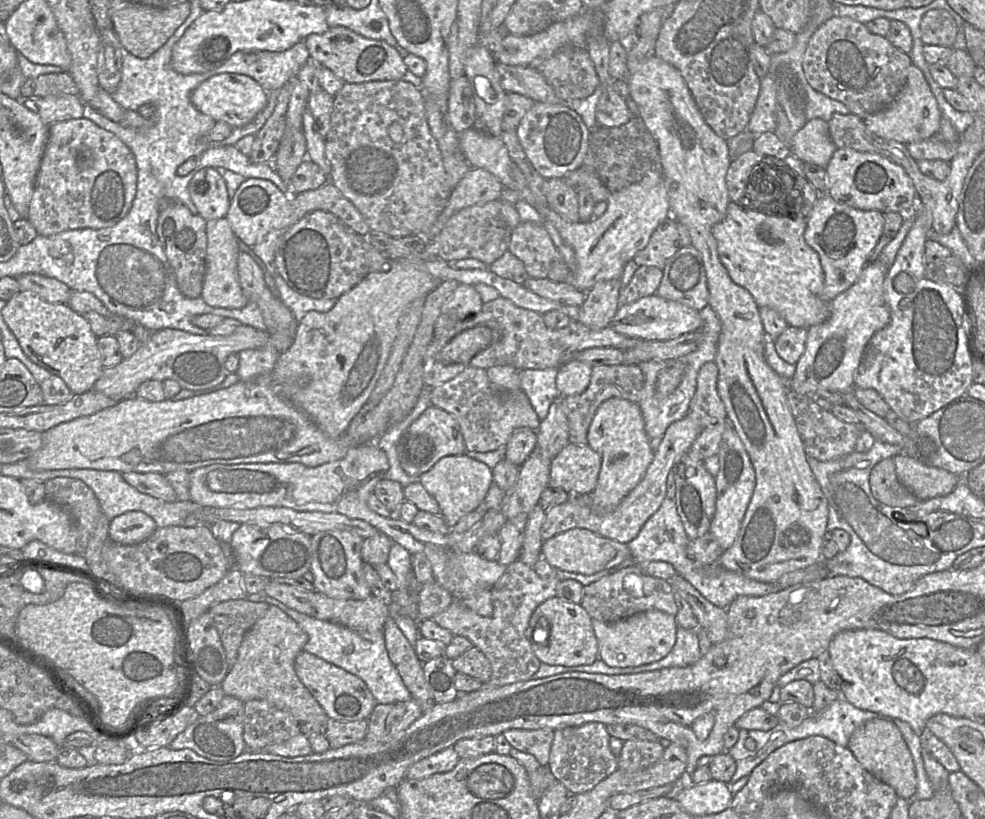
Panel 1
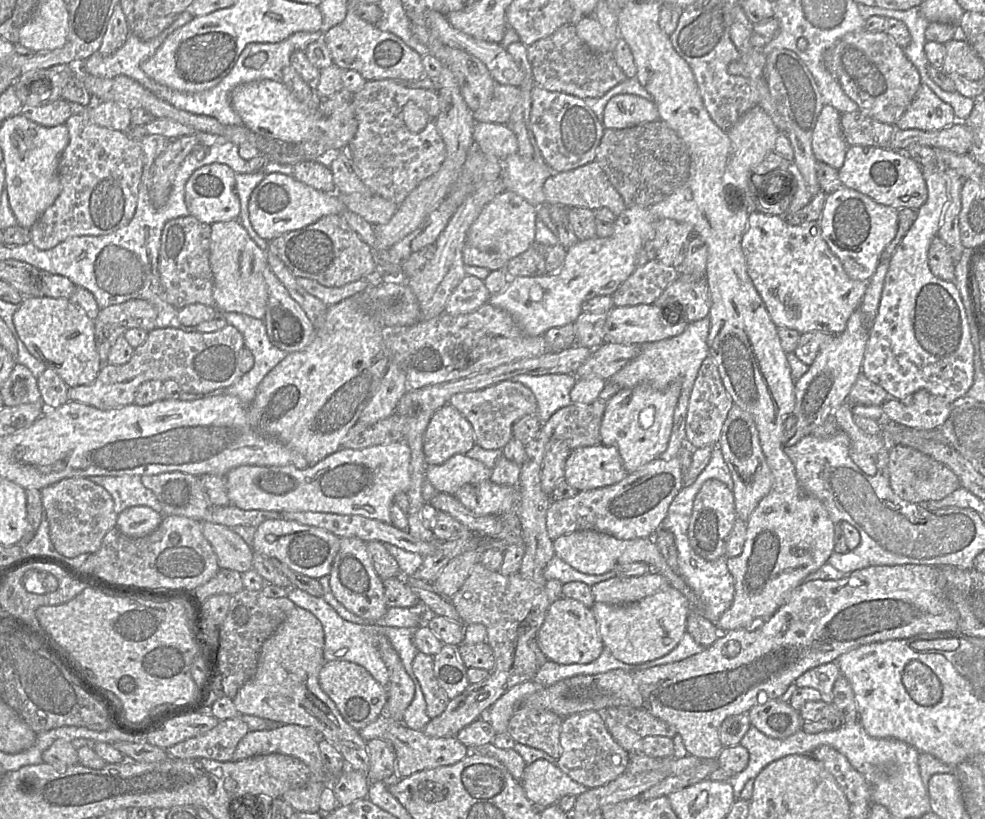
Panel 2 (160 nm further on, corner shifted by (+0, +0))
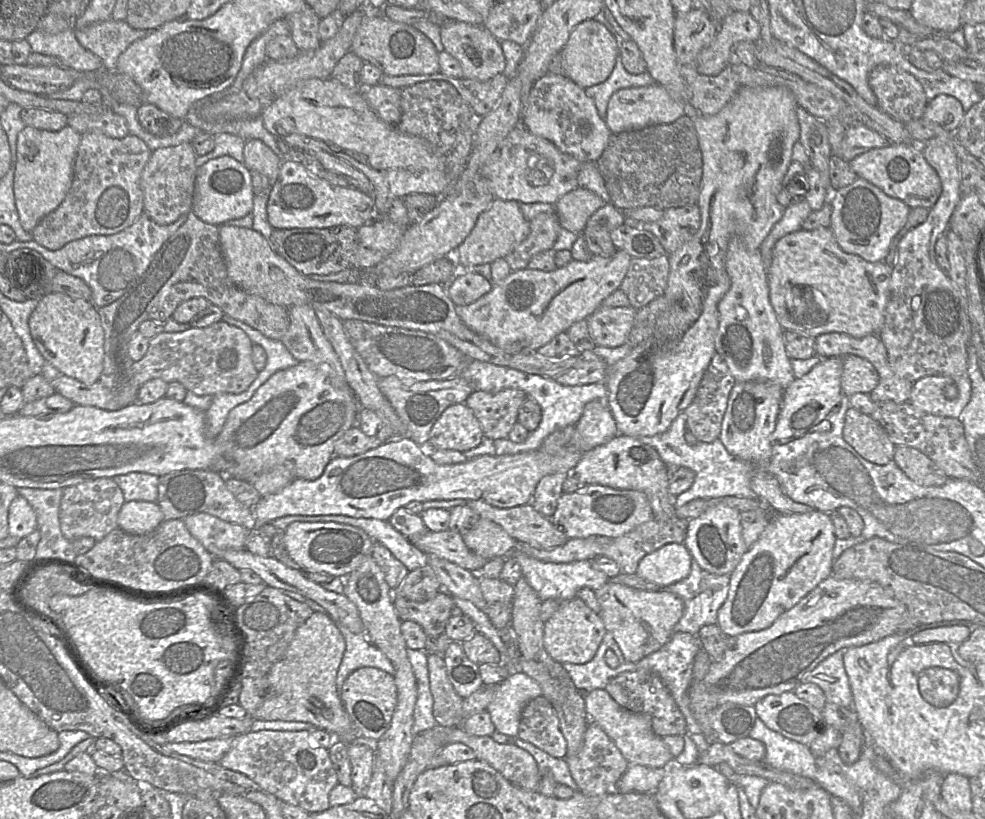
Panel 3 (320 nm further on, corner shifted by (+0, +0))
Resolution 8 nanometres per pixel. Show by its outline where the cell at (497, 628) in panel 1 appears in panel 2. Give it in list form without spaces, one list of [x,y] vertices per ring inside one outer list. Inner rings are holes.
[[[480,561],[472,567],[451,602],[462,624],[482,624],[486,627],[486,642],[493,651],[495,666],[487,679],[470,684],[463,693],[449,701],[439,716],[424,726],[423,733],[434,738],[456,736],[476,719],[485,717],[486,711],[513,686],[534,678],[540,665],[532,650],[532,640],[536,640],[550,605],[545,588],[533,585],[519,572],[505,576],[499,571],[491,571]]]

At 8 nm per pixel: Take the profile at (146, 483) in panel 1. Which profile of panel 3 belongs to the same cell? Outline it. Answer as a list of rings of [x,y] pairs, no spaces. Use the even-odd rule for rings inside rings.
[[[181,470],[159,477],[156,503],[161,509],[164,520],[181,519],[197,514],[207,513],[223,521],[238,524],[245,529],[256,530],[256,518],[253,507],[240,503],[225,485],[226,477],[208,470]]]

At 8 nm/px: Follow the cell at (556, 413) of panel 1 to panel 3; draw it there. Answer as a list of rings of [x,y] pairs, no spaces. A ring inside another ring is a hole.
[[[559,472],[541,478],[530,502],[536,511],[547,518],[552,517],[556,510],[558,499],[563,493],[563,483],[568,474]]]

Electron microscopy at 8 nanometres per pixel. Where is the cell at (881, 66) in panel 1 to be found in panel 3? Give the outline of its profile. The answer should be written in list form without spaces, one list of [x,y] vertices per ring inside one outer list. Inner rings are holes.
[[[879,65],[869,73],[868,83],[876,96],[876,106],[895,120],[905,124],[923,116],[928,101],[922,85],[912,74],[896,66]]]

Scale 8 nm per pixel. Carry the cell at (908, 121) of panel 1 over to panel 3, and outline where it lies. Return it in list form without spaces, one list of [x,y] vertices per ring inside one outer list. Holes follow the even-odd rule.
[[[938,95],[926,104],[923,118],[938,124],[949,132],[955,132],[964,118],[962,104],[950,95]]]

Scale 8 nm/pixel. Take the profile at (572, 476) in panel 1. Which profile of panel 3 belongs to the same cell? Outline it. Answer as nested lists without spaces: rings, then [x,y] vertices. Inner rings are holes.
[[[617,434],[606,443],[586,451],[572,471],[587,485],[598,484],[622,490],[643,492],[650,503],[653,519],[661,522],[677,518],[673,499],[669,492],[669,468],[658,452],[637,438]]]

